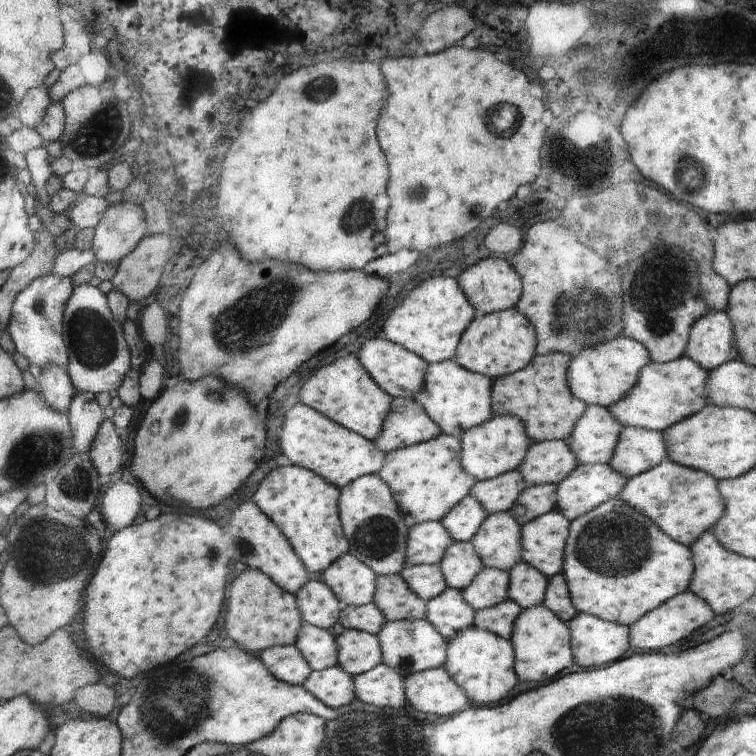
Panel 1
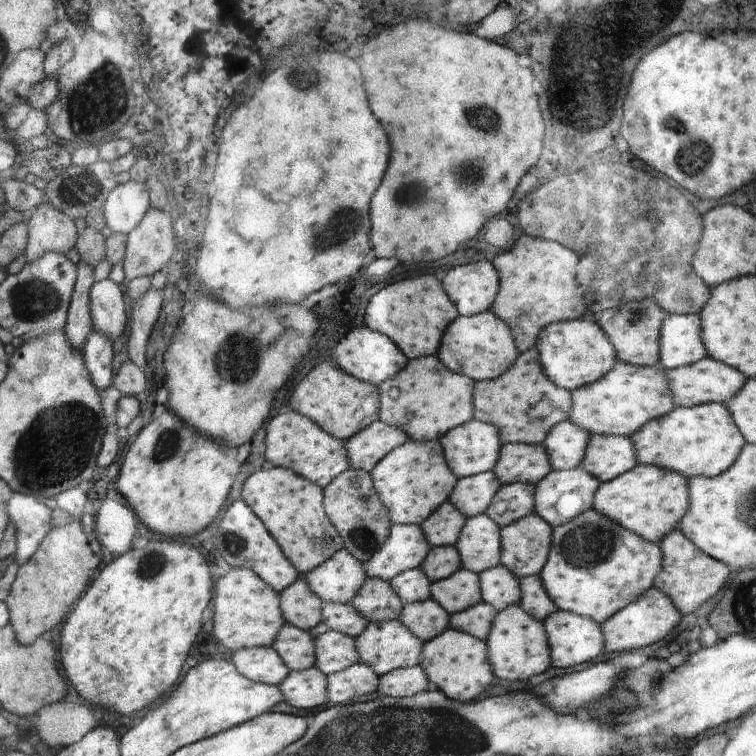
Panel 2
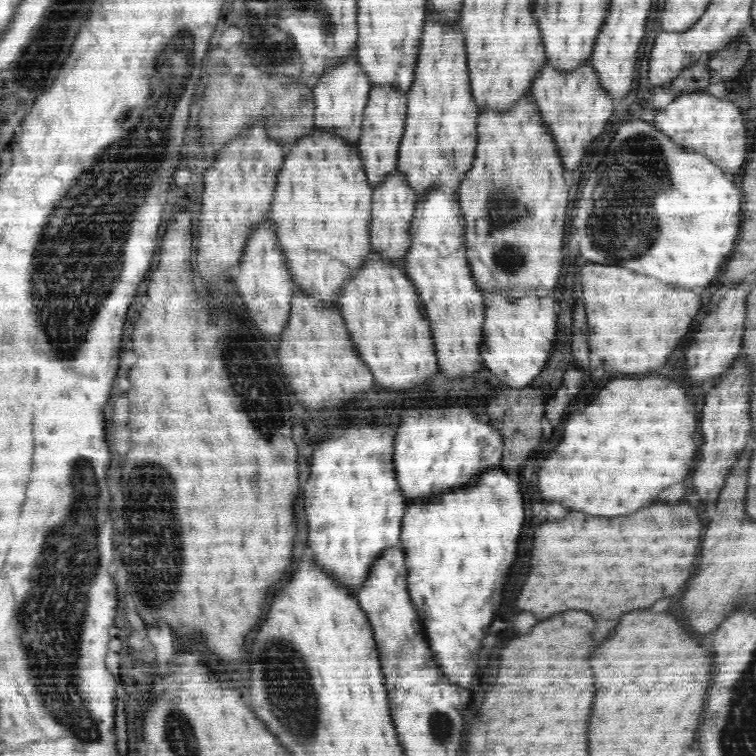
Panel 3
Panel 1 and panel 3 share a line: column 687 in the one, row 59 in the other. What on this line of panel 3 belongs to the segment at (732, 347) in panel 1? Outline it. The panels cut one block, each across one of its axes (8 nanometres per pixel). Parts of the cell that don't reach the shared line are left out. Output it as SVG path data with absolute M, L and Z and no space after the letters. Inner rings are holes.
M354 53L350 54L343 63L326 72L314 86L315 128L338 134L338 138L348 142L346 145L357 146L371 89L367 74L361 70Z

